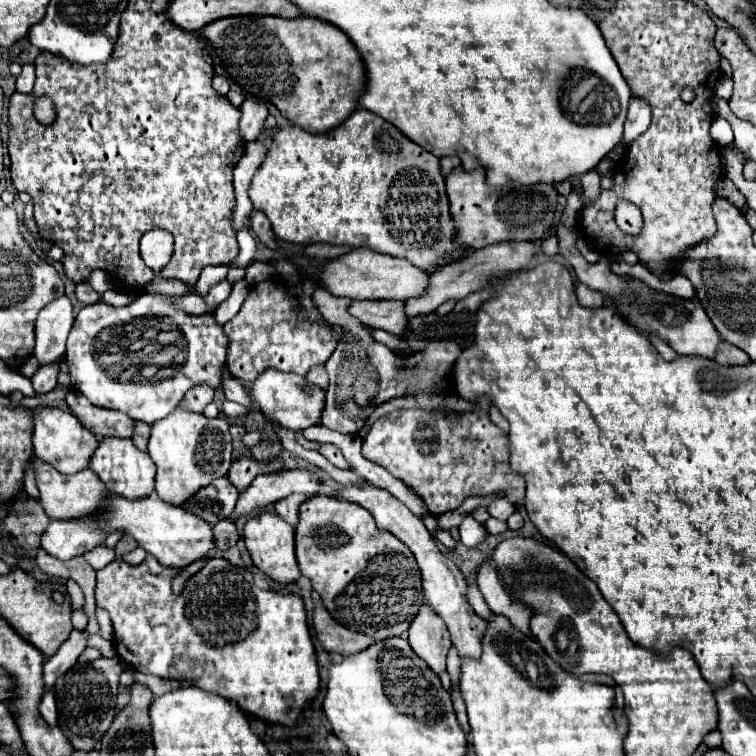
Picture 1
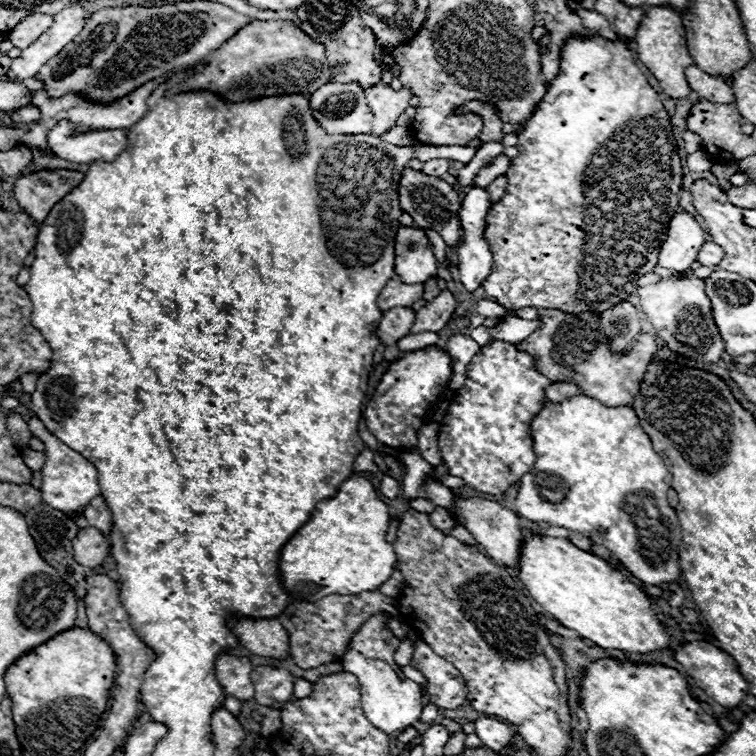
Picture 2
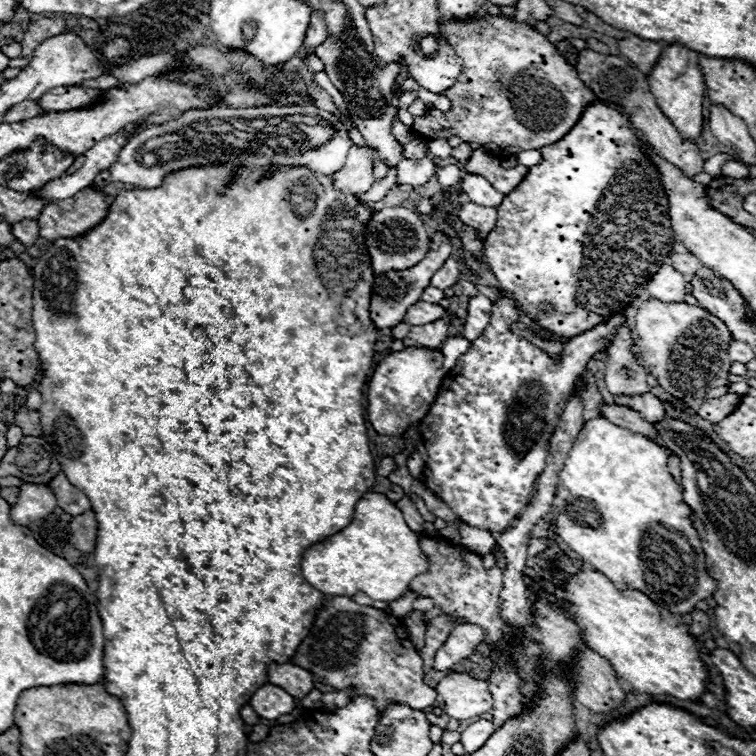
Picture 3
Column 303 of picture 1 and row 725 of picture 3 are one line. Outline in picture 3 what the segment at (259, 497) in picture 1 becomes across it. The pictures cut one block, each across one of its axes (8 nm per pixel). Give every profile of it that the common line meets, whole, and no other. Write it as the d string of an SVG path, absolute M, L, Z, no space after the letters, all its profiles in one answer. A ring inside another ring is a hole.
M480 718L480 720L476 720L476 722L472 722L470 726L464 728L464 732L462 732L462 740L460 740L460 742L464 744L464 750L470 754L470 752L478 750L478 748L480 748L492 734L494 734L494 726L492 726L492 722Z

